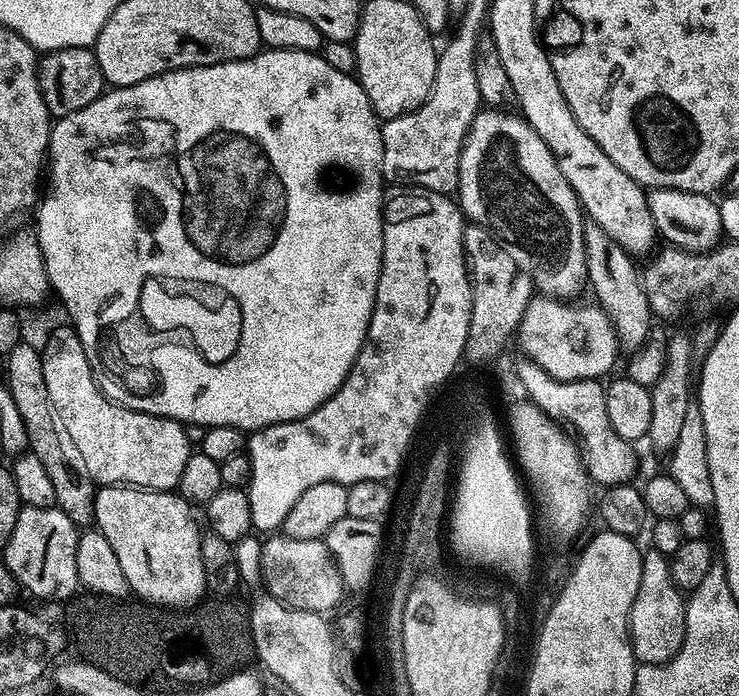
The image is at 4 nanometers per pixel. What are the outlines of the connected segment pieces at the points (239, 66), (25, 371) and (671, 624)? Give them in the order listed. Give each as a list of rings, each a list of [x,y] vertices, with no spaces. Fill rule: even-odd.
[[[269,48],[261,50],[256,55],[245,60],[228,60],[224,64],[198,64],[190,68],[176,68],[172,72],[164,72],[160,76],[151,76],[134,86],[125,88],[112,88],[105,91],[97,100],[90,102],[90,106],[82,106],[82,110],[74,110],[74,114],[66,114],[59,117],[52,125],[52,132],[48,135],[47,159],[52,164],[52,185],[48,188],[48,193],[43,193],[39,201],[36,212],[36,228],[34,235],[37,244],[40,245],[40,253],[46,266],[48,282],[53,293],[60,295],[60,300],[64,303],[64,308],[68,311],[71,327],[75,328],[82,346],[86,350],[86,358],[92,367],[92,375],[96,377],[96,383],[104,391],[104,395],[110,400],[122,405],[123,408],[133,408],[146,414],[155,416],[169,416],[172,420],[178,420],[181,424],[205,424],[206,427],[214,426],[234,426],[241,430],[263,430],[272,424],[285,424],[291,420],[303,420],[309,416],[318,406],[322,406],[328,401],[329,396],[340,389],[342,381],[348,377],[352,363],[358,358],[362,346],[368,339],[368,327],[370,318],[374,310],[376,301],[376,291],[378,290],[378,278],[380,277],[380,267],[382,266],[382,246],[384,245],[384,147],[380,137],[382,121],[372,108],[370,98],[364,92],[364,87],[360,84],[355,75],[334,70],[330,62],[324,60],[323,55],[314,52],[303,52],[302,50],[282,50],[281,48]],[[146,274],[194,274],[203,276],[212,284],[220,284],[224,287],[224,292],[228,292],[227,298],[222,298],[221,302],[226,305],[226,310],[233,312],[236,299],[240,300],[243,308],[242,336],[236,341],[236,348],[228,357],[226,362],[221,364],[211,364],[203,359],[184,355],[169,344],[163,344],[162,338],[152,332],[150,323],[144,317],[144,291],[146,290]]]
[[[22,342],[14,346],[14,350],[6,353],[8,360],[8,380],[6,386],[22,413],[22,422],[26,422],[28,447],[42,461],[46,475],[54,485],[56,507],[60,508],[70,522],[77,526],[88,526],[96,518],[96,493],[98,485],[90,478],[90,470],[86,470],[86,462],[82,462],[82,454],[76,452],[75,446],[68,441],[56,412],[50,402],[50,390],[46,390],[46,378],[42,378],[42,358],[37,345]]]
[[[655,550],[645,551],[643,557],[642,582],[638,582],[638,594],[628,611],[628,639],[640,664],[665,664],[678,655],[684,645],[684,627],[689,615],[686,596],[672,580],[669,557]]]

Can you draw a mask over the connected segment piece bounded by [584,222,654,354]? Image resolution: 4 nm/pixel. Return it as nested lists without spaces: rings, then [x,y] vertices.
[[[588,222],[584,225],[584,249],[586,250],[586,270],[588,271],[589,289],[596,291],[595,303],[603,308],[610,318],[612,329],[616,332],[616,342],[628,354],[639,351],[654,327],[652,307],[646,298],[644,281],[641,273],[636,272],[633,257],[602,226]]]

